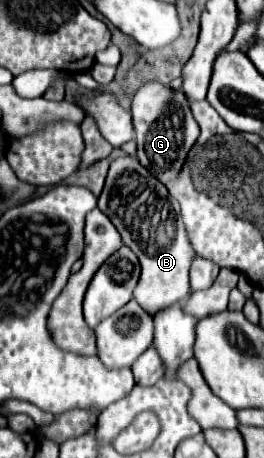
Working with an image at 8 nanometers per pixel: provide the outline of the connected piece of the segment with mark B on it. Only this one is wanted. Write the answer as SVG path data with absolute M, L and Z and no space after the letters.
M116 157L110 163L104 189L98 197L98 209L116 225L118 233L140 259L142 275L134 291L134 299L148 311L156 313L176 301L184 301L190 291L190 265L196 251L186 235L180 219L180 203L136 157Z

